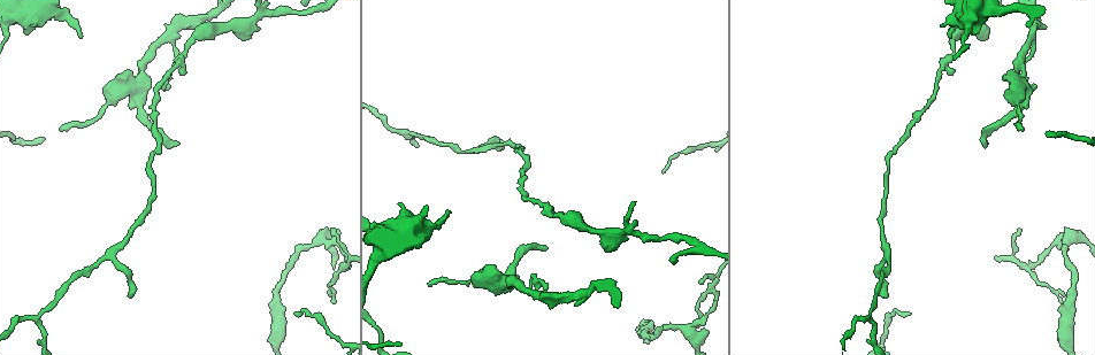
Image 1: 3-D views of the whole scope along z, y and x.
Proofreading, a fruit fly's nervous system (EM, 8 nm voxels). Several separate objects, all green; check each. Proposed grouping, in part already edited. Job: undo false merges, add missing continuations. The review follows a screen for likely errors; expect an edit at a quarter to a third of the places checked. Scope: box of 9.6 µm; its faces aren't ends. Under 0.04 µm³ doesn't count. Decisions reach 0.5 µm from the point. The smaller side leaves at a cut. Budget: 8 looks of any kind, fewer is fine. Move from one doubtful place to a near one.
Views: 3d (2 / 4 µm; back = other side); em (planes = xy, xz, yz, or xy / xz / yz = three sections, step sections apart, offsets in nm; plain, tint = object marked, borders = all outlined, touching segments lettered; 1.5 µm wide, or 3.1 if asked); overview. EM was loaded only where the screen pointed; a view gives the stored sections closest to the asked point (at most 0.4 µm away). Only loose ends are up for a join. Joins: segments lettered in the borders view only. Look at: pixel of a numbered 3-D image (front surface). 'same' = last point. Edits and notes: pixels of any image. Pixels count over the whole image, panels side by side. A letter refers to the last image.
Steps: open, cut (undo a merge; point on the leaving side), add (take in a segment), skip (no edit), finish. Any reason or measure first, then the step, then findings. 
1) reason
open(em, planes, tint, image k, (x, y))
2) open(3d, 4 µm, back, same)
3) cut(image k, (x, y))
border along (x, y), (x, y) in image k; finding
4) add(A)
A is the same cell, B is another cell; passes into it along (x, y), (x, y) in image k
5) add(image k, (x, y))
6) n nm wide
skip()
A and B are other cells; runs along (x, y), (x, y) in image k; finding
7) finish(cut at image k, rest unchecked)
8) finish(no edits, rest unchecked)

calibre changes
open(em, xy, step 8, plain, image 1, (627, 229))

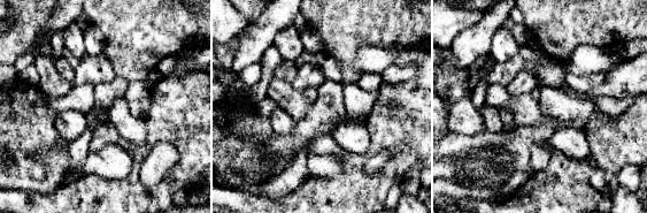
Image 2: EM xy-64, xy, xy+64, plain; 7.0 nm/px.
see the neighbours
open(em, xy, step 8, borders, same)

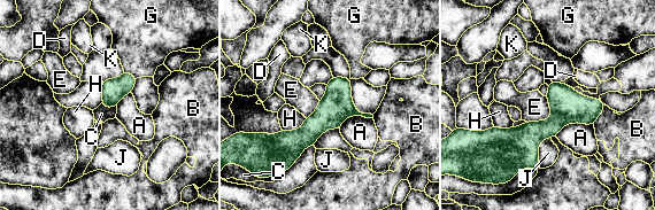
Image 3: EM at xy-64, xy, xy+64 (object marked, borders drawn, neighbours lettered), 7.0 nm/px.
skip()
A, B, C, D, E, G, H, J and K are other cells; runs along (601, 106), (568, 109), (522, 163) in image 3; one cell here

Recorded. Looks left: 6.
tapers out
open(em, xz, step 8, tint, image 1, (1021, 129))

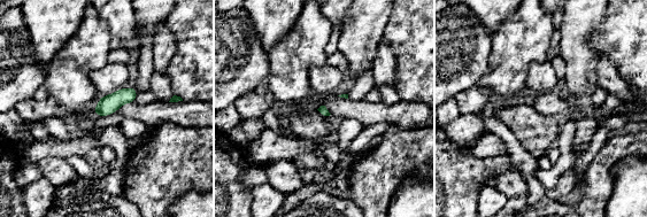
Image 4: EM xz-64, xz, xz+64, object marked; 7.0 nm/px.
open(em, planes, borders, same)

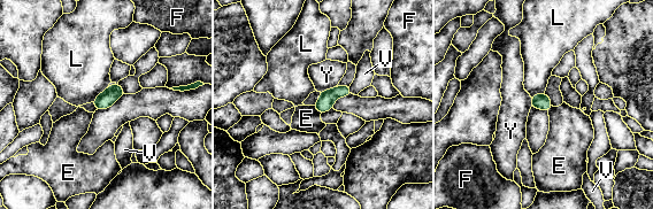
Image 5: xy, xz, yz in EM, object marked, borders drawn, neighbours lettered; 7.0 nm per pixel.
110 nm wide
skip()
E, F, L, V and Y are other cells; no lettered segment goes on from it

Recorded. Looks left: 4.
branch stops here
open(3d, 2 µm, image 1, (948, 37))

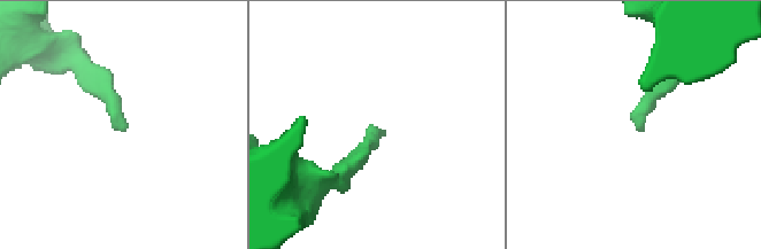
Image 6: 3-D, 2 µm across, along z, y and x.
shape alone is not enough
open(em, planes, plain, image 6, (127, 127))

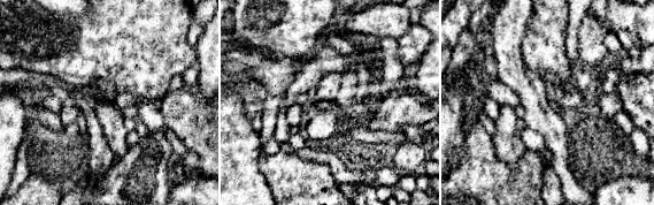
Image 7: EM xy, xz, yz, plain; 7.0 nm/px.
open(em, planes, borders, same)

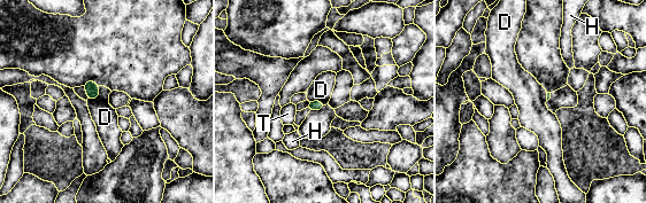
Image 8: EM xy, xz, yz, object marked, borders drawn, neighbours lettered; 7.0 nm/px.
skip()
D, H and T are other cells; border along (99, 86), (99, 95), (87, 100) in image 8; none of them fits

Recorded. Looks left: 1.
finish(no edits, rest unchecked)

